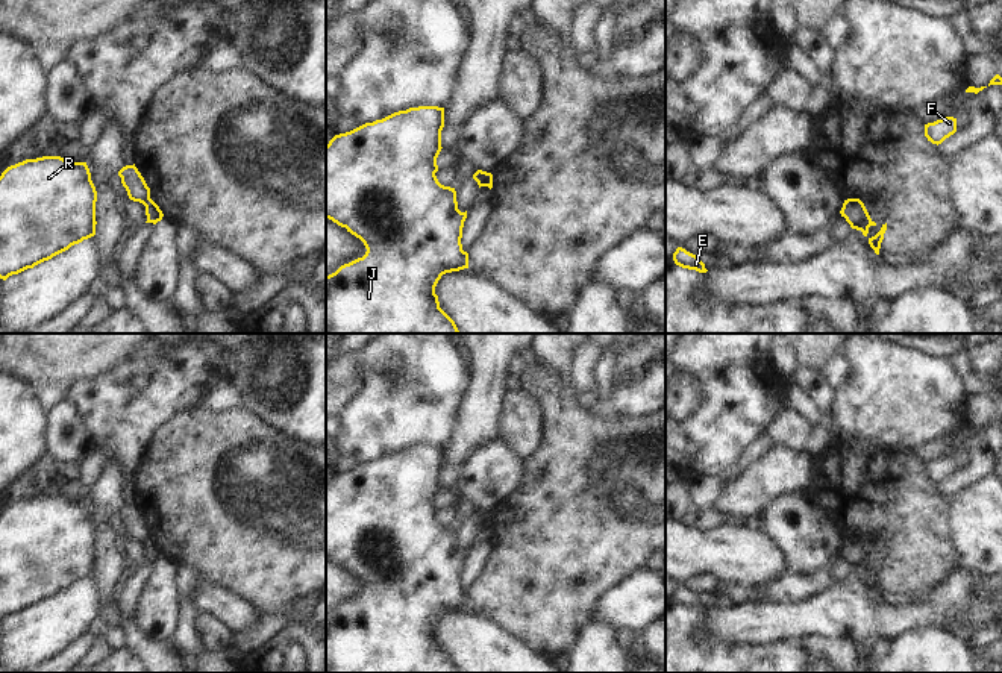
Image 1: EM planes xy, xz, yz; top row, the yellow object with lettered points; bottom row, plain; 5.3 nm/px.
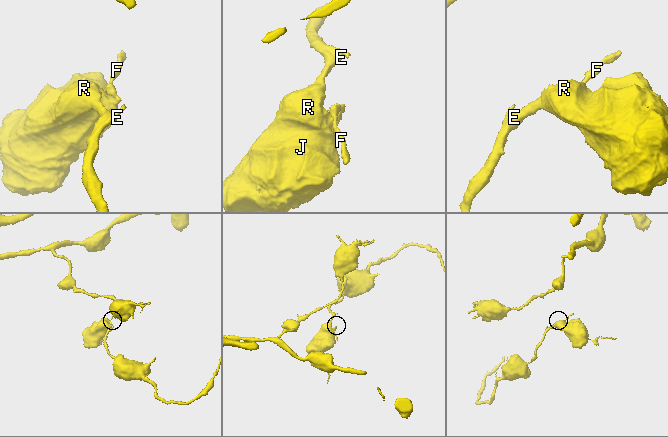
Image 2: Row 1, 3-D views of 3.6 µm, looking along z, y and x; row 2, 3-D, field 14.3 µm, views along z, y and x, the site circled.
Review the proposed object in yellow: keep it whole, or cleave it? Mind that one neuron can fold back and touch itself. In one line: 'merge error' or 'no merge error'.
merge error

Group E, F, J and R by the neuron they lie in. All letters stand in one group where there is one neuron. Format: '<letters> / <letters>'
E J R / F

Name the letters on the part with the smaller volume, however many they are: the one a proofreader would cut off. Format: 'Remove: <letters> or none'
Remove: F

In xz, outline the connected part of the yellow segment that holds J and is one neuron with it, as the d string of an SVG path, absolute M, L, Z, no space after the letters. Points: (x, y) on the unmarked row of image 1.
M418 446L394 452L382 459L365 462L350 471L335 474L326 485L326 558L359 578L367 591L335 612L326 615L326 673L461 673L455 661L440 647L435 626L443 614L468 608L468 593L462 590L462 567L467 550L458 549L455 527L438 521L437 497L441 491L441 470L444 467L444 447Z

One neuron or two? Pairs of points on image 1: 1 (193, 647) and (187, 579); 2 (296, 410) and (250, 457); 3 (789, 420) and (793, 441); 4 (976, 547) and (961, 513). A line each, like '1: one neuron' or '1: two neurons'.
1: one neuron
2: two neurons
3: one neuron
4: one neuron

